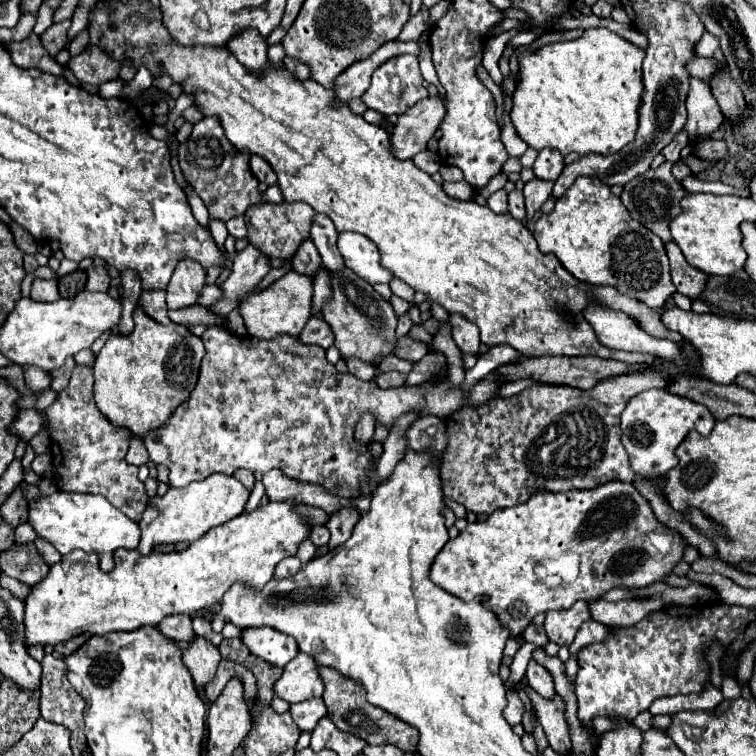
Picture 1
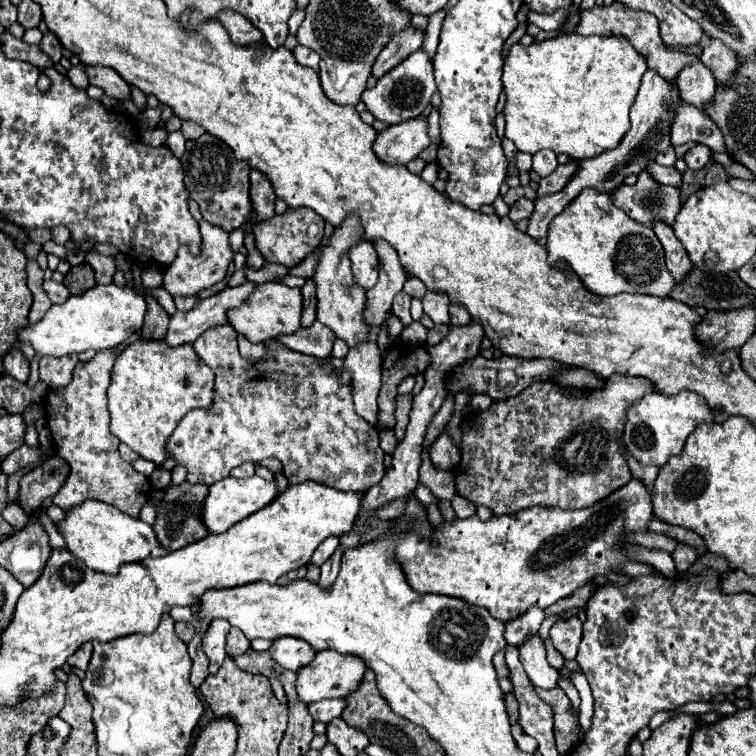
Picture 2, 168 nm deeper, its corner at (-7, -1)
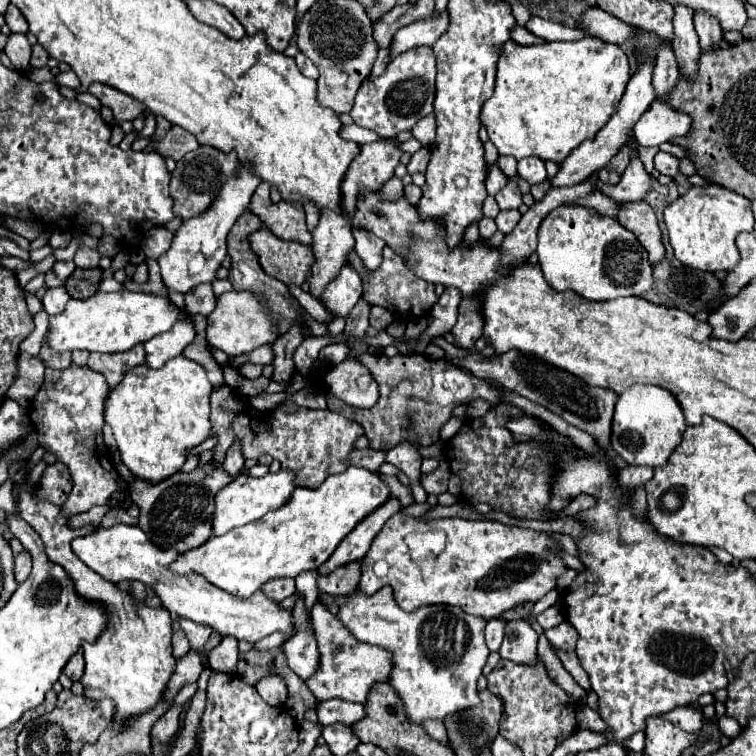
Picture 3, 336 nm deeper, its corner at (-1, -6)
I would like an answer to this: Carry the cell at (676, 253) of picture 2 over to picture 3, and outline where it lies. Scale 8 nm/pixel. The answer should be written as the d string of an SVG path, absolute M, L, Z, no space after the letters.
M640 200L640 202L622 204L618 222L624 224L628 230L632 230L638 236L642 246L648 250L648 258L652 264L658 264L664 260L666 250L662 242L662 232L658 228L656 214L648 202Z

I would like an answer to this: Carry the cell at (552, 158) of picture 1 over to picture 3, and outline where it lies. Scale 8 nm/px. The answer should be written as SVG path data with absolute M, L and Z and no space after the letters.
M524 158L524 160L520 160L518 162L518 174L528 184L540 184L548 176L546 168L544 168L544 160L540 160L540 158Z

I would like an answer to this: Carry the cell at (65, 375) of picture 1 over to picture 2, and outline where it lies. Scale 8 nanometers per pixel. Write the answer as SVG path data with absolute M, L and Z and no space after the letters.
M76 355L68 357L42 357L40 359L40 379L48 387L64 387L72 381L72 371L78 363Z

